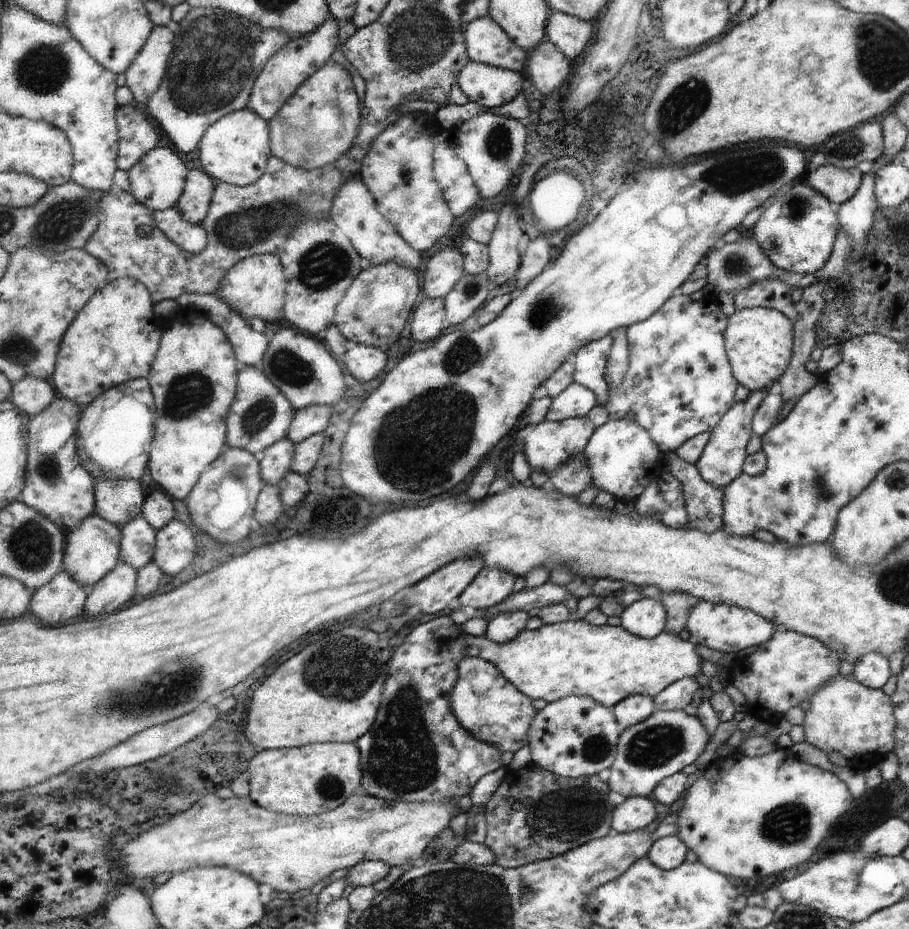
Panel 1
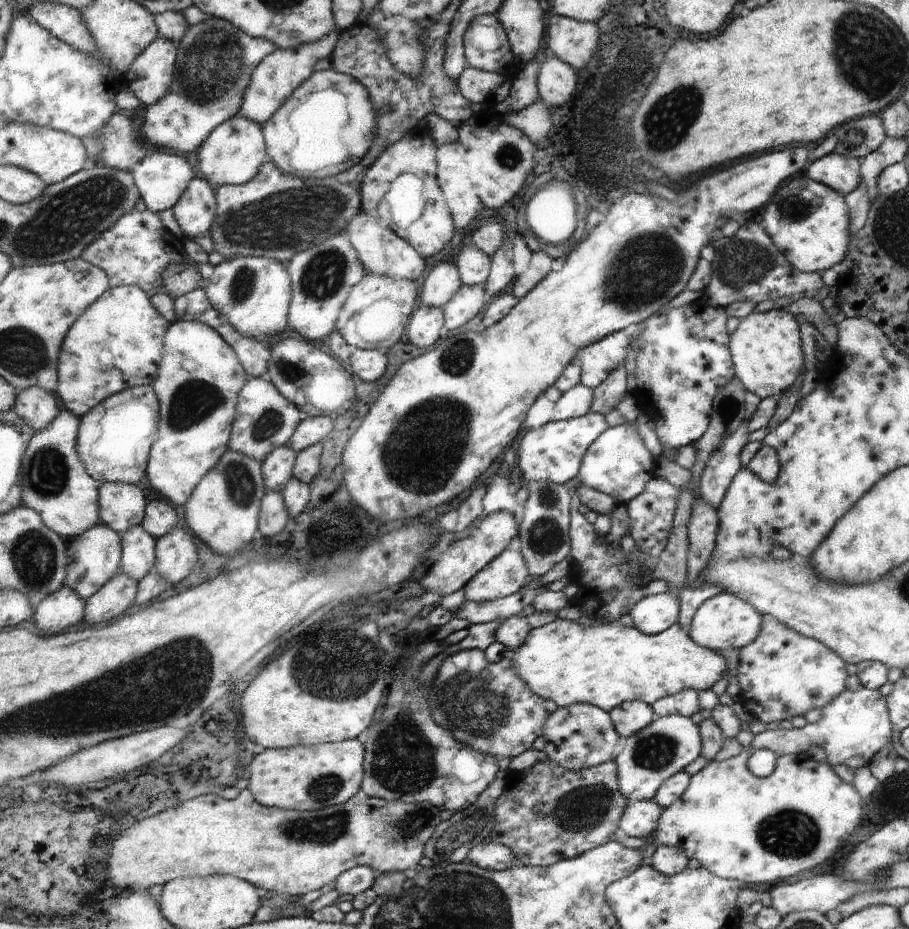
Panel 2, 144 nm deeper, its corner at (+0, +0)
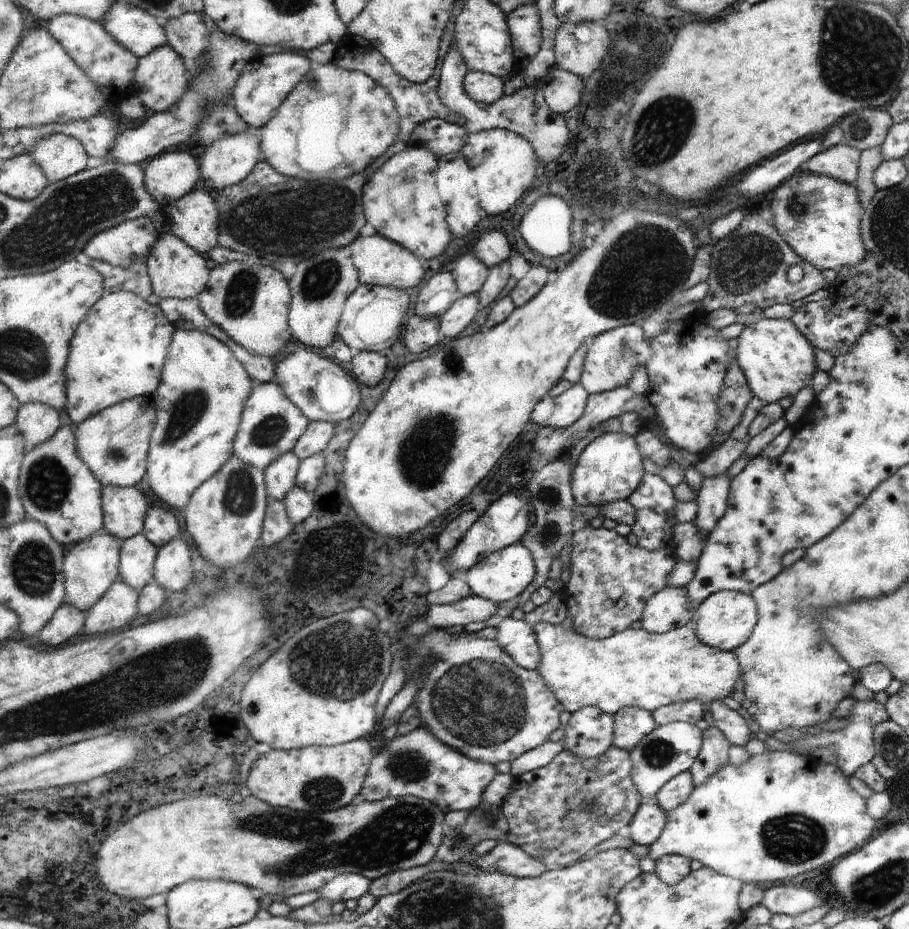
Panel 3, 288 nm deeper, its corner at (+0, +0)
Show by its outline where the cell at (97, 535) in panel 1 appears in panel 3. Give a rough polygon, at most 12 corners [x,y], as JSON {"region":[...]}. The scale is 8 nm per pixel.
{"region":[[123,542],[71,546],[69,604],[89,612],[121,580]]}

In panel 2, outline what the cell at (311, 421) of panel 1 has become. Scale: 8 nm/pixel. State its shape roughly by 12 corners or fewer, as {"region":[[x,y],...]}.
{"region":[[309,416],[289,446],[303,452],[335,432],[333,416]]}

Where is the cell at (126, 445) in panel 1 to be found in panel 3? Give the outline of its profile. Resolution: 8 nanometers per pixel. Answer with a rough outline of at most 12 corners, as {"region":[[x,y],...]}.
{"region":[[157,396],[117,402],[79,430],[103,486],[147,476]]}

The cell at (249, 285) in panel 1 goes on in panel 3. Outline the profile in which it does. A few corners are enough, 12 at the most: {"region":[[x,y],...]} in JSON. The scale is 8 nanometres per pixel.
{"region":[[271,264],[215,266],[199,302],[253,354],[293,338],[291,282]]}

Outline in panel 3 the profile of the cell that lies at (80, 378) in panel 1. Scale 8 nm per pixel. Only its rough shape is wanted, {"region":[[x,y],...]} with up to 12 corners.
{"region":[[105,292],[71,338],[67,412],[81,426],[157,394],[175,326]]}

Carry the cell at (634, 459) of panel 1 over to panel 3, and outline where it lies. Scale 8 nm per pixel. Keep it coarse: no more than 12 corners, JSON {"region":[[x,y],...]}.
{"region":[[601,434],[571,472],[575,506],[625,502],[643,466],[633,438]]}

